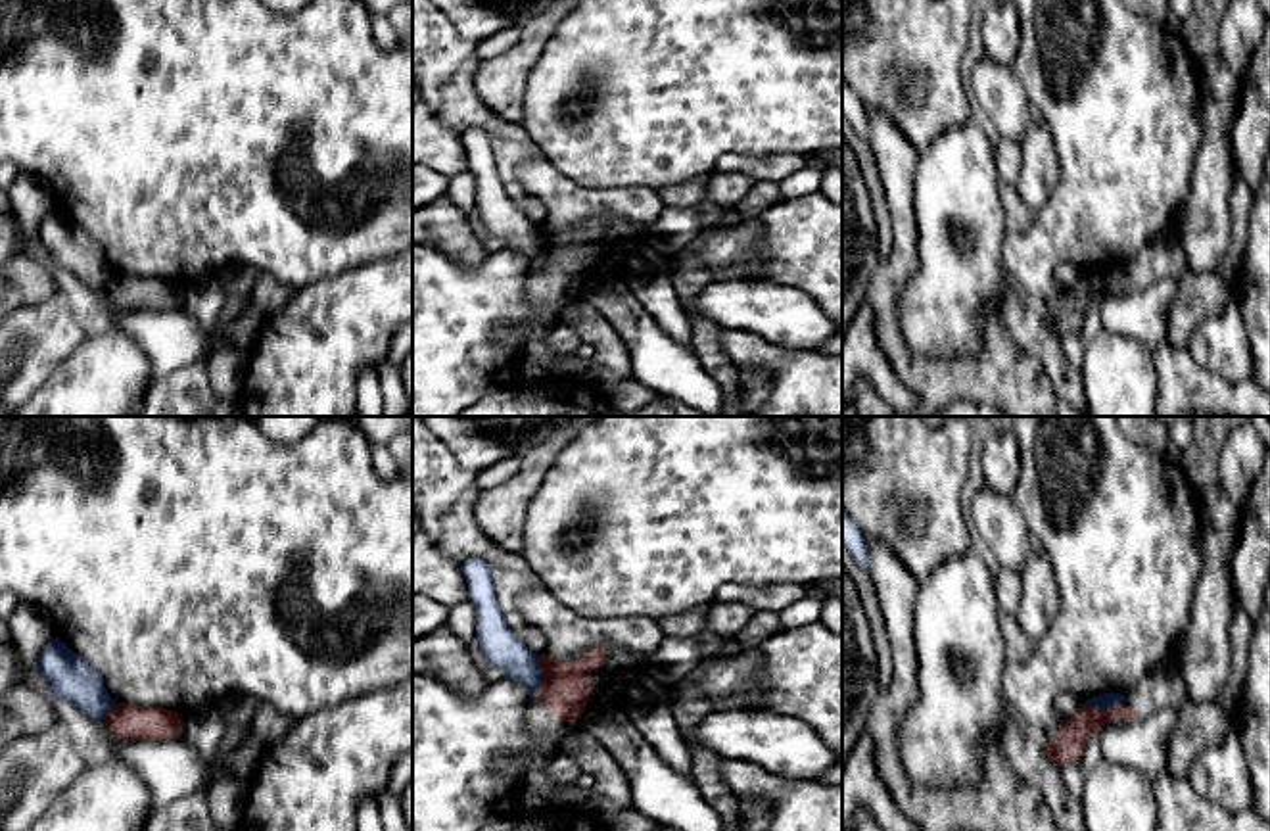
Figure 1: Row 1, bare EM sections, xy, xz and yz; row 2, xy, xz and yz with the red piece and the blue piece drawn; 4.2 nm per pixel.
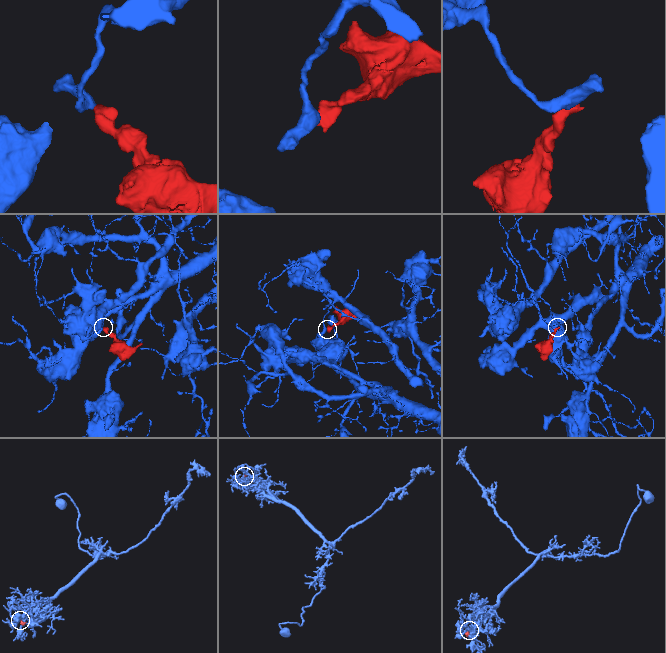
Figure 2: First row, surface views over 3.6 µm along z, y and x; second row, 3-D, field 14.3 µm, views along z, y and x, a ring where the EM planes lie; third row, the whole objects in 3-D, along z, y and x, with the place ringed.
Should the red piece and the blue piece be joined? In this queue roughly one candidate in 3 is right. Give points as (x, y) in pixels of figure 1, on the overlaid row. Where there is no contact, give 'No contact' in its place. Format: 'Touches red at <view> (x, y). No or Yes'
Touches red at xz (541, 674). No

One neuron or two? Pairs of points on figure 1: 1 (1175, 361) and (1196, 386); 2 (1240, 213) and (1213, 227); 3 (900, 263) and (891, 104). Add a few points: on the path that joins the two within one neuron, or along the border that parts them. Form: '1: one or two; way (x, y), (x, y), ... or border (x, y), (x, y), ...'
1: one; way (1176, 367), (1190, 380)
2: two; border (1232, 171), (1232, 248), (1221, 261)
3: two; border (868, 110), (885, 114), (917, 154)

